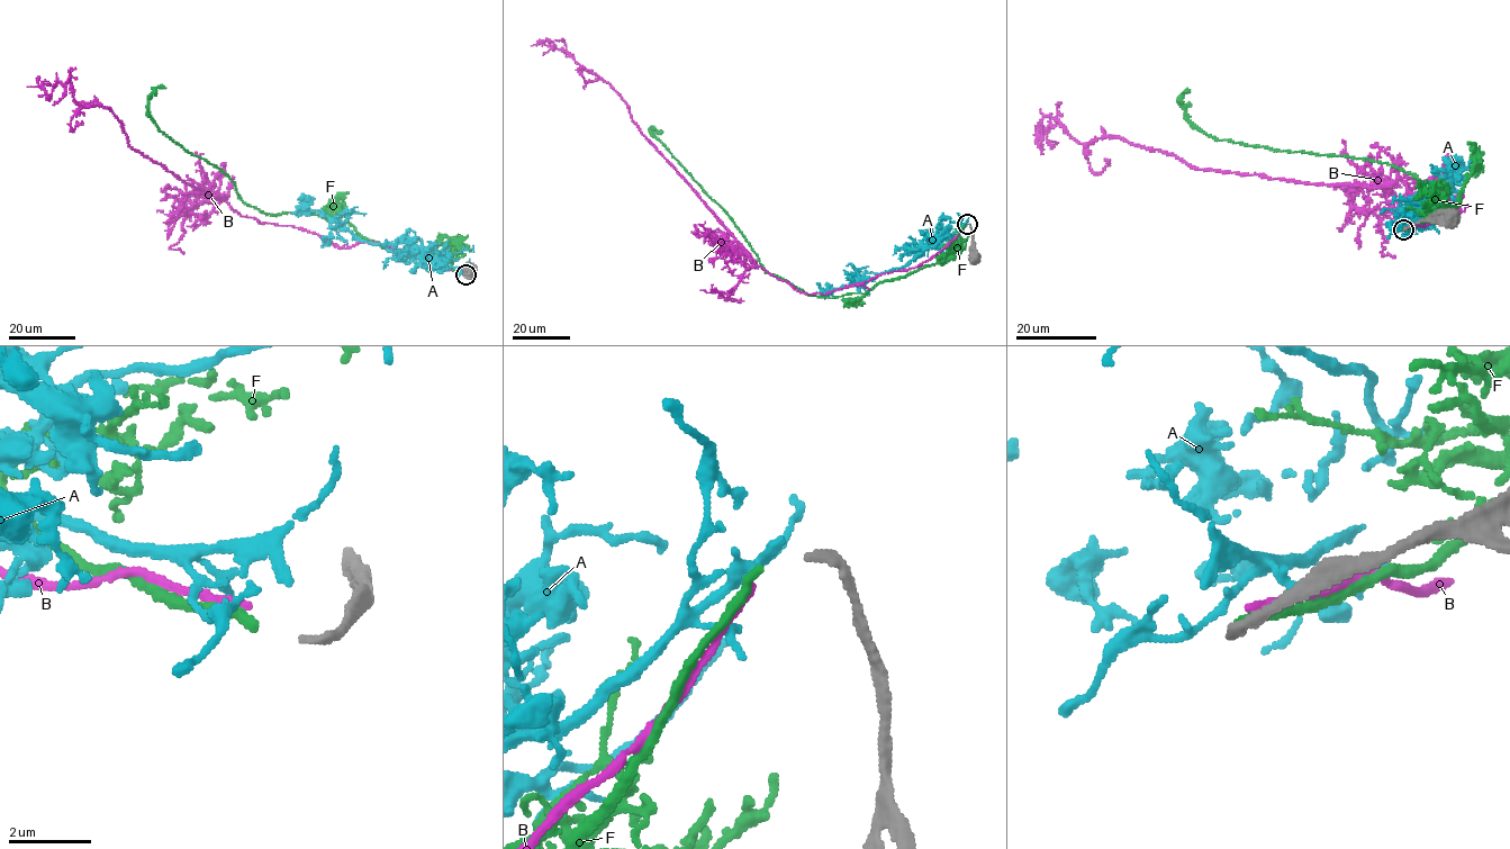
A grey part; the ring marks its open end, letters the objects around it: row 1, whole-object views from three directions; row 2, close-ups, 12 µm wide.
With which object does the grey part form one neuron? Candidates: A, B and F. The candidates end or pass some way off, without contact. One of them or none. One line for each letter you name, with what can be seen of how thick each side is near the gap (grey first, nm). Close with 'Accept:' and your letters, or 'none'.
F: 240 nm thick on the grey side, 240 nm on the other
Accept: F

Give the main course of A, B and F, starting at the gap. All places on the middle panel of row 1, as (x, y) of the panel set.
A: (966, 223), (903, 267), (825, 292), (819, 285)
B: (964, 226), (912, 268), (825, 294), (797, 291), (753, 264), (641, 133), (616, 91), (567, 52), (540, 43)
F: (964, 224), (939, 262), (880, 281), (864, 294), (805, 294), (765, 269), (726, 213), (650, 132), (661, 134)

